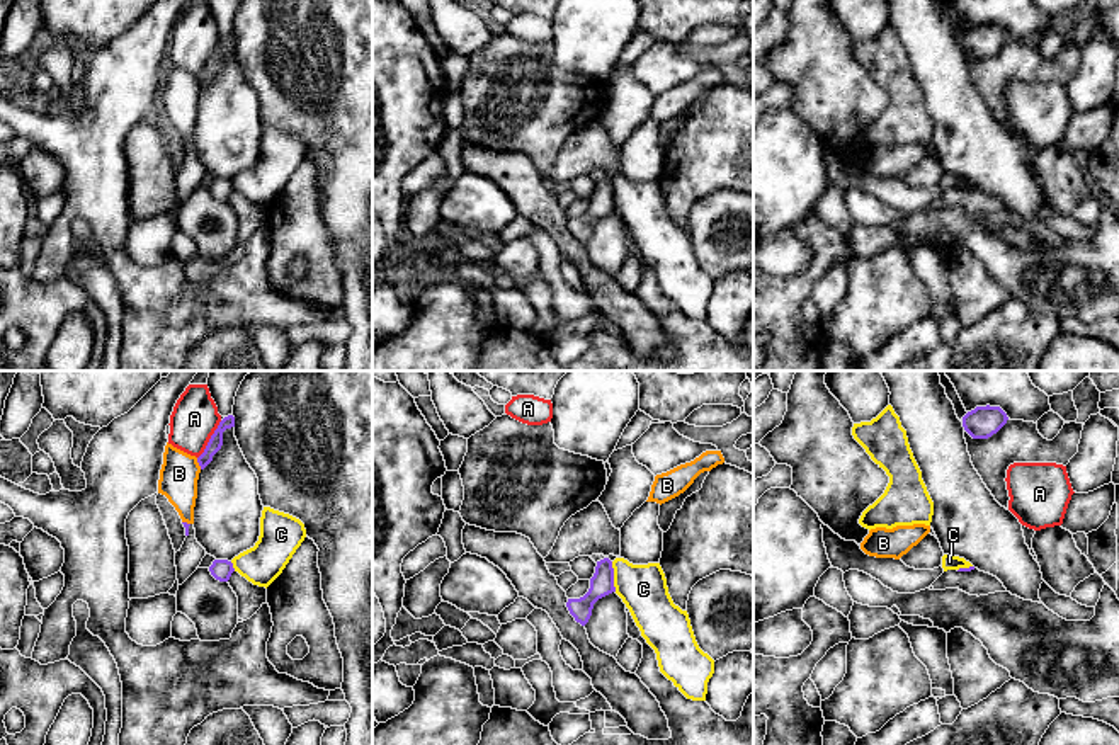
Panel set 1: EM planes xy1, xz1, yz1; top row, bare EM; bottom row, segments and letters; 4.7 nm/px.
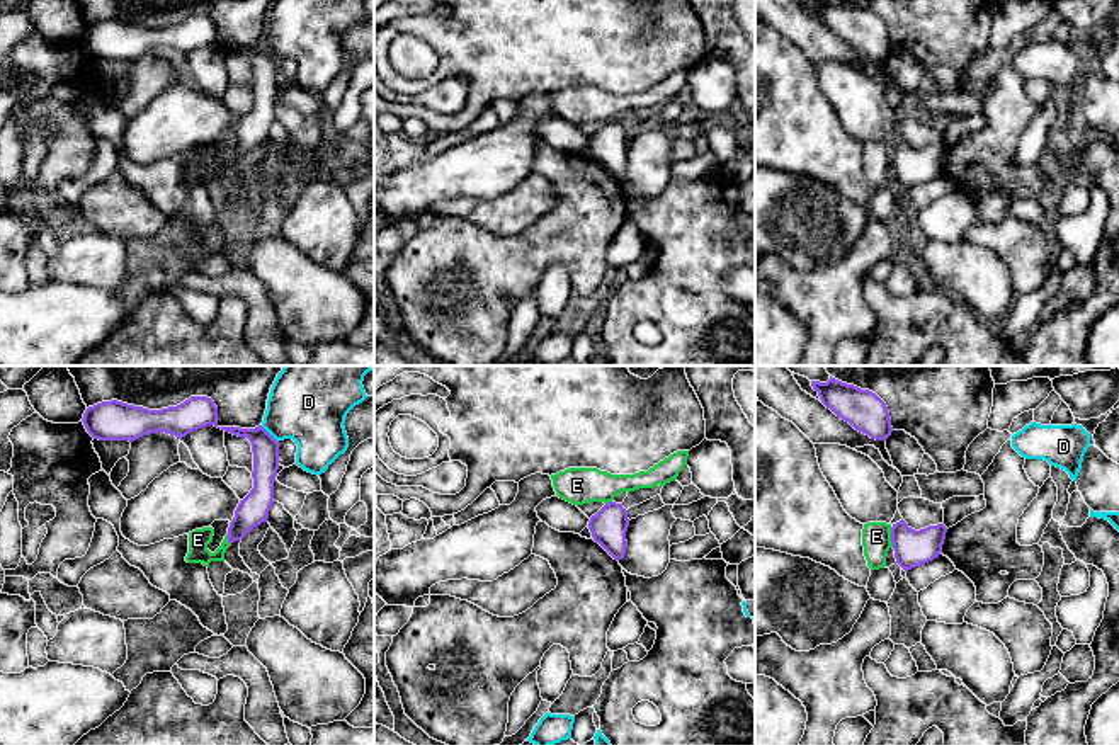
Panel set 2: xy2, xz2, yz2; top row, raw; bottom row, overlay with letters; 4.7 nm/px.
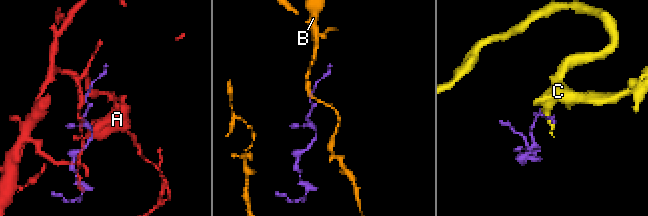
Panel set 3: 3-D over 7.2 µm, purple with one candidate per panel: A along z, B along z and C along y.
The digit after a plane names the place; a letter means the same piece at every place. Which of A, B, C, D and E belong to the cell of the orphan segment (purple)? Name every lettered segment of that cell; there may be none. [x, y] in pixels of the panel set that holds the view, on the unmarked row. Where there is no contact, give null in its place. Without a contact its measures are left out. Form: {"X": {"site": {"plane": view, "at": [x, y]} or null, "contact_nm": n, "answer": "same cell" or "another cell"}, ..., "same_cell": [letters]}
{"A": {"site": {"plane": "xy1", "at": [210, 58]}, "contact_nm": 220, "answer": "another cell"}, "B": {"site": {"plane": "xy1", "at": [198, 80]}, "contact_nm": 60, "answer": "another cell"}, "C": {"site": {"plane": "xz1", "at": [613, 196]}, "contact_nm": 150, "answer": "another cell"}, "D": {"site": {"plane": "xy2", "at": [269, 53]}, "contact_nm": 120, "answer": "another cell"}, "E": {"site": {"plane": "yz2", "at": [891, 157]}, "contact_nm": 100, "answer": "another cell"}, "same_cell": []}

